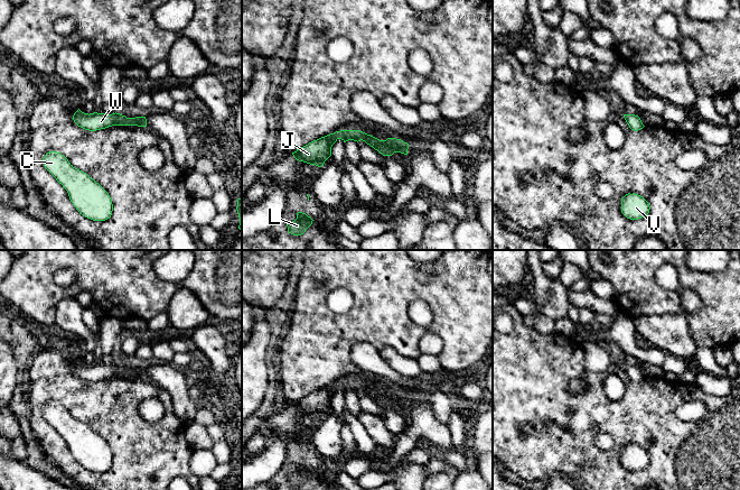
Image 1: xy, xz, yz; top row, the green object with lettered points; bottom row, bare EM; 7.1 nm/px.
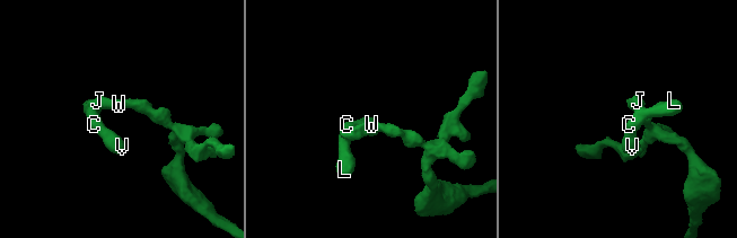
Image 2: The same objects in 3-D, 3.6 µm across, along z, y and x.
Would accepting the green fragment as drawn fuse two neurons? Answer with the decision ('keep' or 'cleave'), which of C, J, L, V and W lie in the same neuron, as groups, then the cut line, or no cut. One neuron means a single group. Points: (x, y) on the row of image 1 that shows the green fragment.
keep; groups C J L V W; cut none

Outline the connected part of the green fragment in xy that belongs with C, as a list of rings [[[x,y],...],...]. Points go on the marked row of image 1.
[[[49,151],[43,164],[67,191],[71,202],[82,215],[93,221],[111,218],[113,204],[109,193],[86,173],[73,167],[65,156]]]

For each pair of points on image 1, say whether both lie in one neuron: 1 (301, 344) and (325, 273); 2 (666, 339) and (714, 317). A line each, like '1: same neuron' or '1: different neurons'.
1: same neuron
2: different neurons

